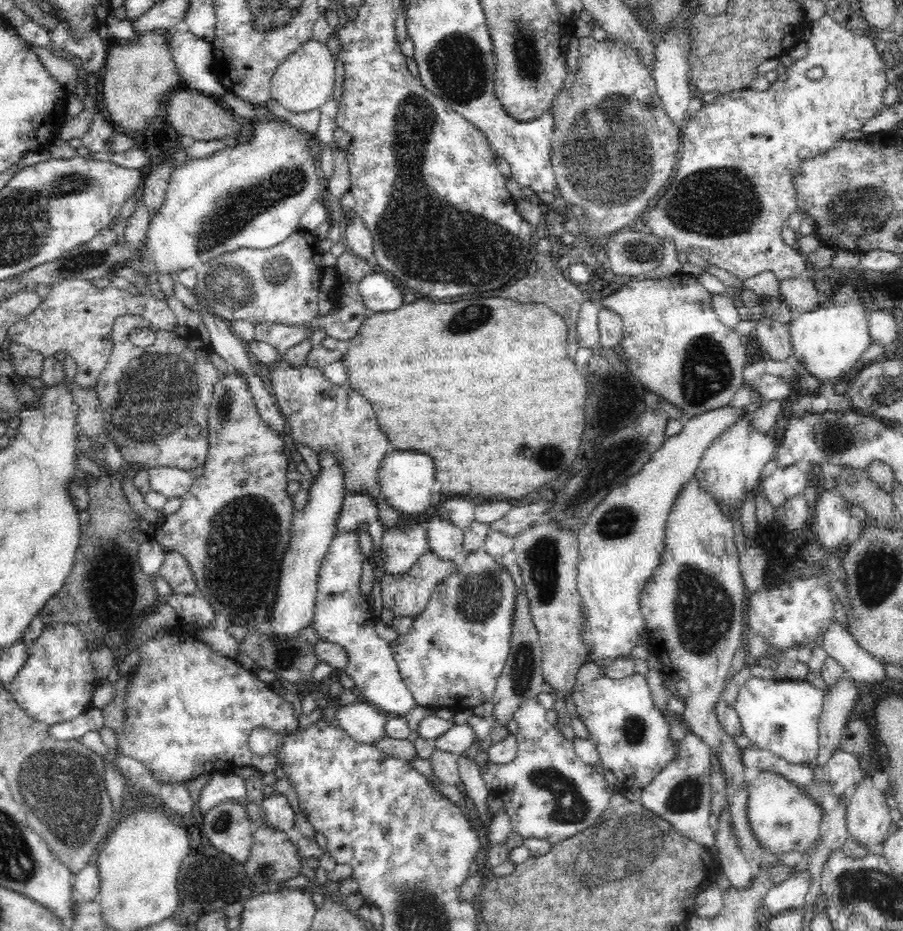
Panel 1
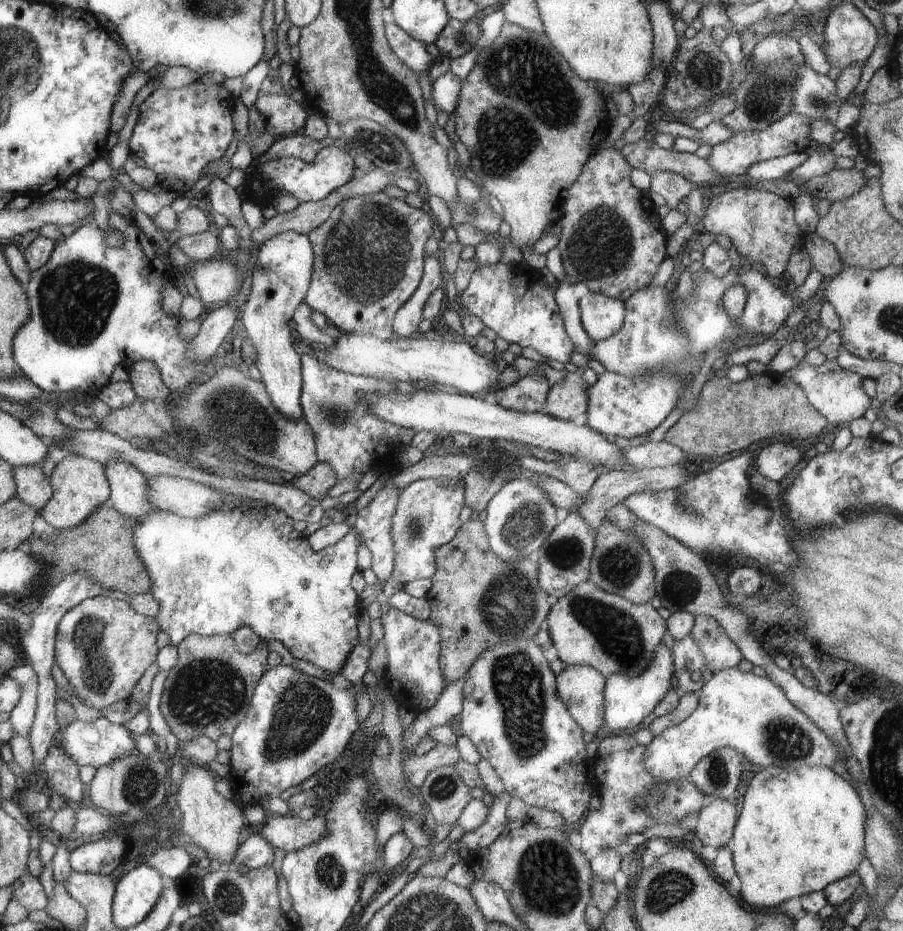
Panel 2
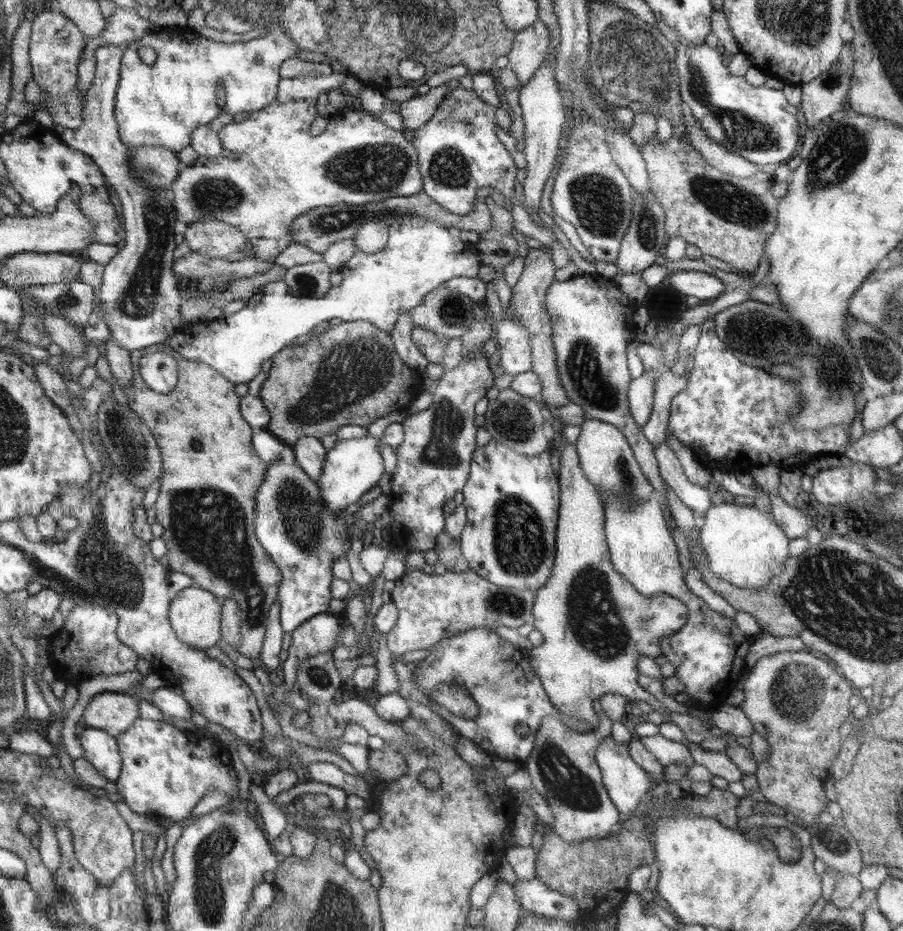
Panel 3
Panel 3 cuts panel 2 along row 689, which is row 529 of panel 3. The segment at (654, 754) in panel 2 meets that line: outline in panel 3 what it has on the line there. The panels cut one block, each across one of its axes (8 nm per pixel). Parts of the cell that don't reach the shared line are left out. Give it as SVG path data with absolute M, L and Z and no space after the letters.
M734 503L712 505L701 528L700 542L714 574L738 588L758 589L780 573L789 552L790 538L780 527L772 514L757 510L755 506L740 506Z

